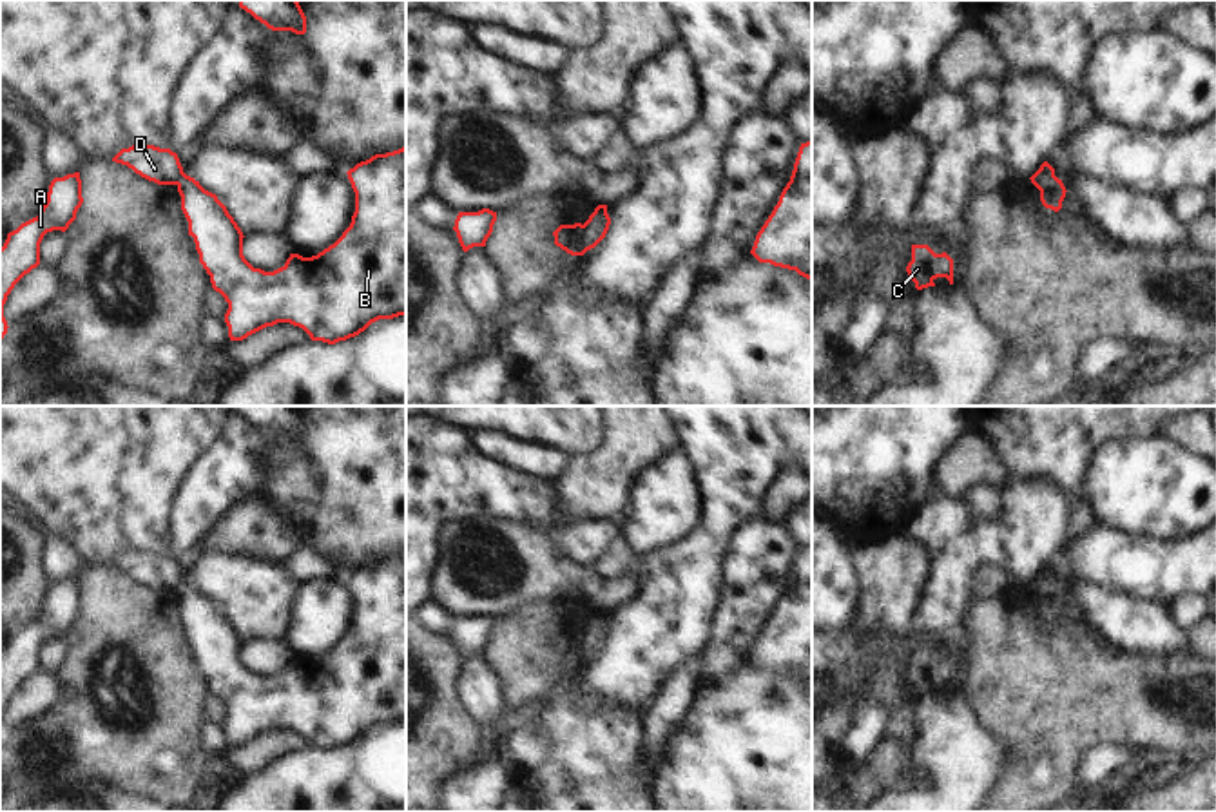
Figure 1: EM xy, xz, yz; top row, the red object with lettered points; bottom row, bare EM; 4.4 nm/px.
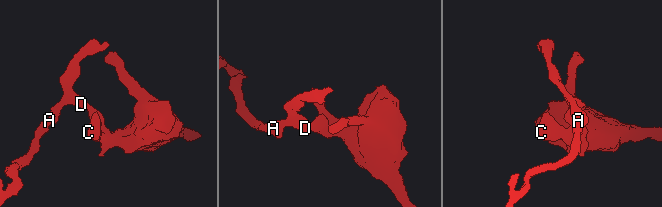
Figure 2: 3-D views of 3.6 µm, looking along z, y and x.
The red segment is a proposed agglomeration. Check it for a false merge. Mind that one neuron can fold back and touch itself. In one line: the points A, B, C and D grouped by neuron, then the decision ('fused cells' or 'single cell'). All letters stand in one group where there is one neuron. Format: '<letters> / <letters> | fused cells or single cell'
A D / B C | fused cells

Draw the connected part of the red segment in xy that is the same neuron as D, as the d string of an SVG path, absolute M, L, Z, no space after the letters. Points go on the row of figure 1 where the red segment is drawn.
M154 145L121 149L112 161L127 165L141 178L158 185L178 185L183 174L178 154Z

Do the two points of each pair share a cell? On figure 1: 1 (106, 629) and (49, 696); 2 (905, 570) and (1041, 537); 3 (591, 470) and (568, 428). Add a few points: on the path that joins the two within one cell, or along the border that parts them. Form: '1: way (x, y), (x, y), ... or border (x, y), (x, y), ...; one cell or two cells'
1: border (58, 675), (67, 695), (38, 718); two cells
2: border (907, 533), (934, 555), (930, 580), (916, 600); two cells
3: border (609, 425), (609, 435), (595, 450), (573, 457); two cells

